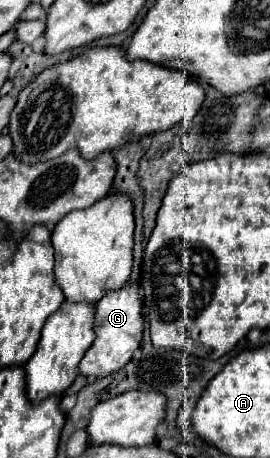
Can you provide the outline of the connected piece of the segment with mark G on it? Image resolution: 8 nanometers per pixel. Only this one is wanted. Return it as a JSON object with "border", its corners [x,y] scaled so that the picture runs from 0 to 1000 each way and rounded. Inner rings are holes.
{"border":[[[463,620],[463,629],[441,629],[433,638],[404,638],[389,651],[374,651],[359,664],[359,699],[352,699],[352,747],[293,790],[293,812],[344,825],[381,825],[411,812],[448,808],[493,777],[493,769],[522,751],[530,734],[530,659],[515,646],[507,620]]]}

